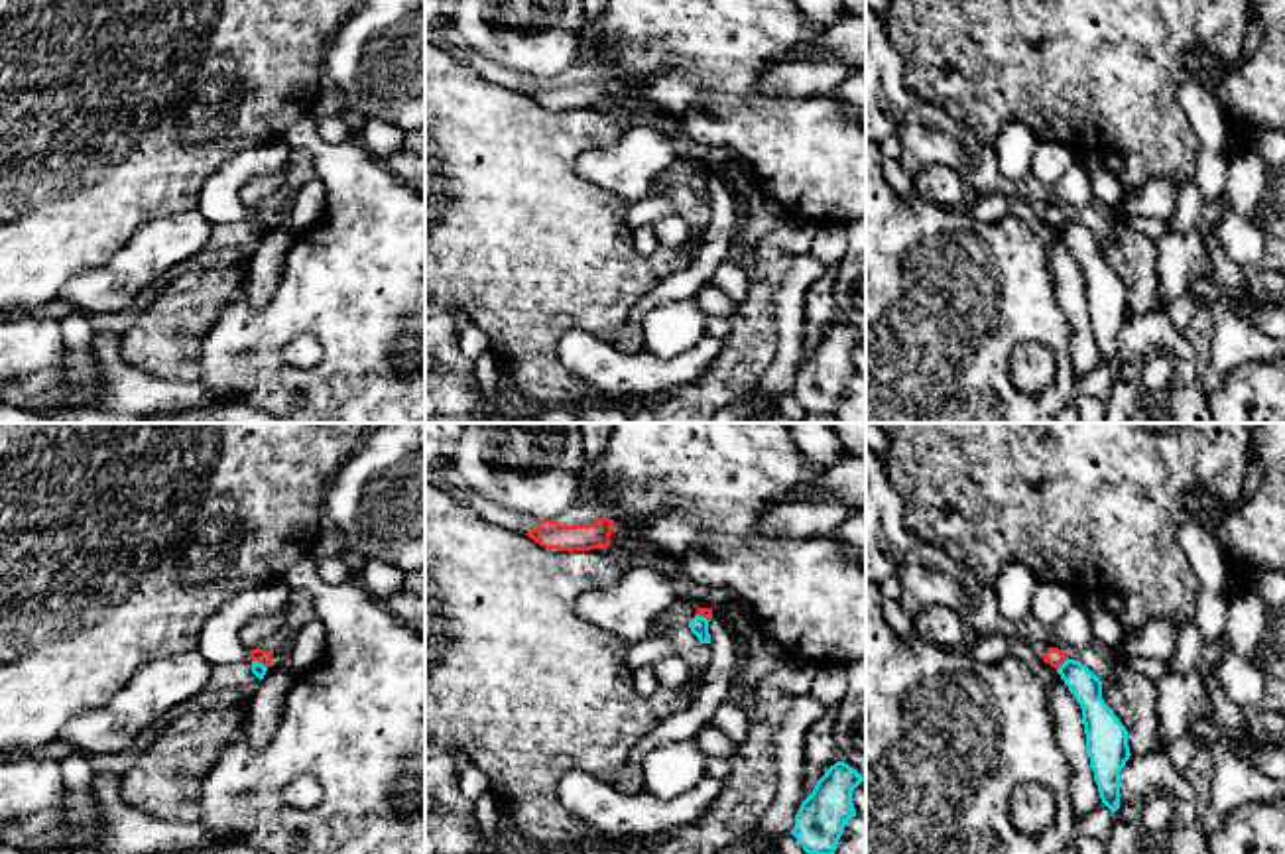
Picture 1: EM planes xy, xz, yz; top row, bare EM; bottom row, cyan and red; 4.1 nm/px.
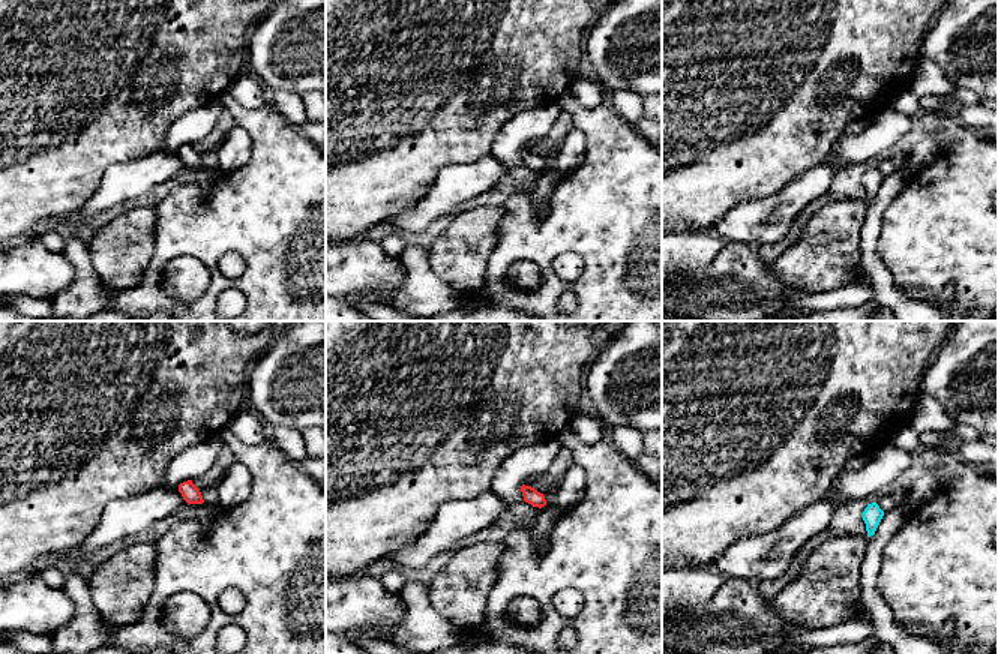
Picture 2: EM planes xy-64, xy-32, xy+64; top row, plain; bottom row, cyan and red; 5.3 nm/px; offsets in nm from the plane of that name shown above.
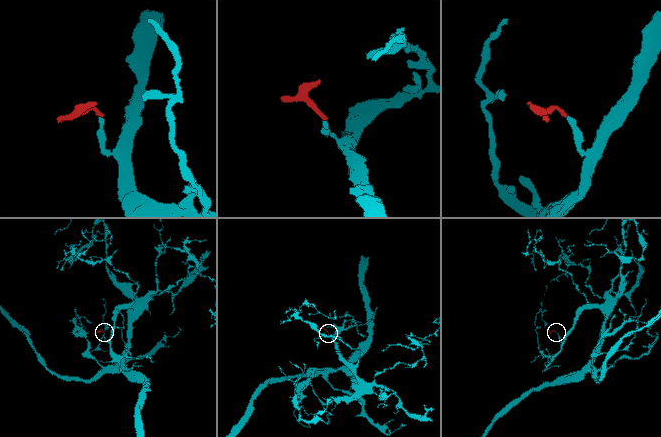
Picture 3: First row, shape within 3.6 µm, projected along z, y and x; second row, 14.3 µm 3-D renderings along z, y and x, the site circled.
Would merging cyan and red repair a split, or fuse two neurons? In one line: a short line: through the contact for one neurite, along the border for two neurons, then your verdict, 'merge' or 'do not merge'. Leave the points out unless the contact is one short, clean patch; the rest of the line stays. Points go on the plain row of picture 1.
line yz (1067, 217), (1057, 229); do not merge

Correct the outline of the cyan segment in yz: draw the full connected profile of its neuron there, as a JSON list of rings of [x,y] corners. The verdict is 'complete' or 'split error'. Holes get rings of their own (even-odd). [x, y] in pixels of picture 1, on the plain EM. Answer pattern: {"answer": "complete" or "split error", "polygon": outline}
{"answer": "complete", "polygon": [[[1069,218],[1057,228],[1082,268],[1086,313],[1102,362],[1120,368],[1120,331],[1130,319],[1128,289],[1102,258],[1102,240],[1080,220]]]}

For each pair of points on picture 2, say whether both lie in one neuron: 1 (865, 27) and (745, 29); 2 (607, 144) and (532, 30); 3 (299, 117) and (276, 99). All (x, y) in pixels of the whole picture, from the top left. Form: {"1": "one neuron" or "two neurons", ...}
{"1": "one neuron", "2": "two neurons", "3": "one neuron"}

